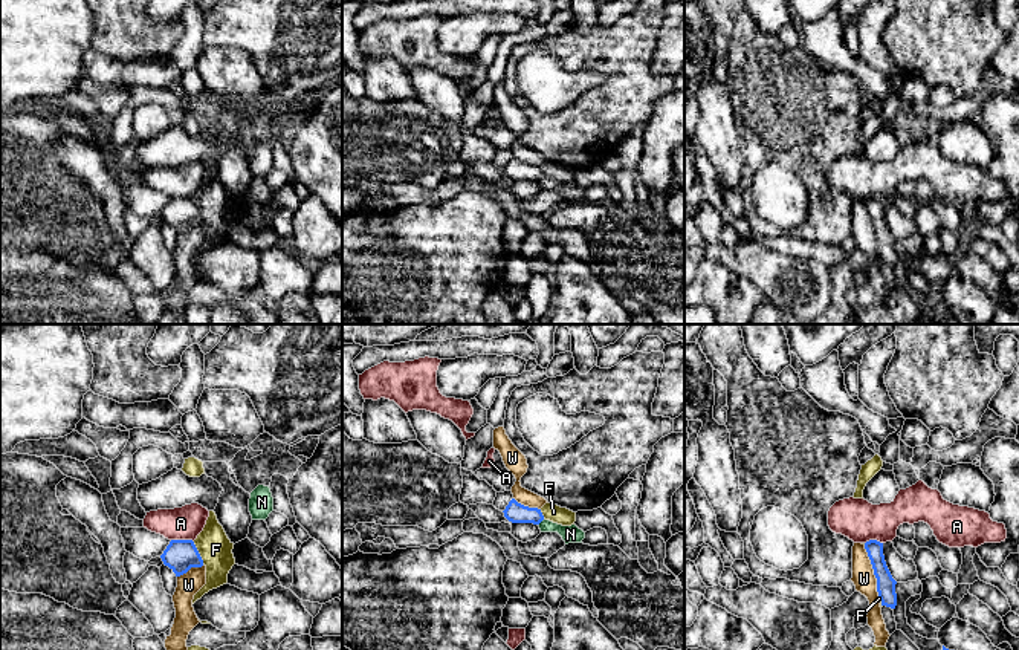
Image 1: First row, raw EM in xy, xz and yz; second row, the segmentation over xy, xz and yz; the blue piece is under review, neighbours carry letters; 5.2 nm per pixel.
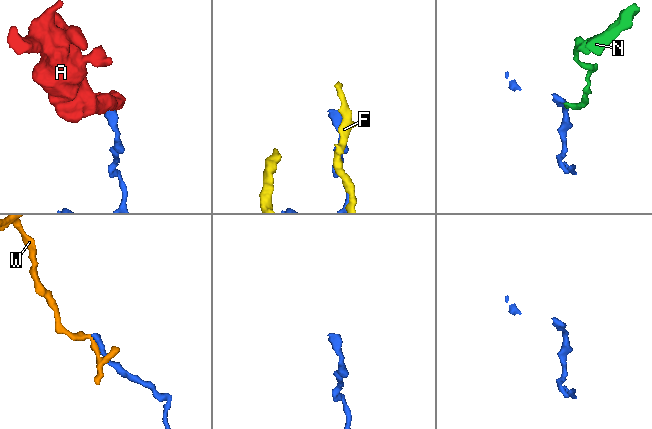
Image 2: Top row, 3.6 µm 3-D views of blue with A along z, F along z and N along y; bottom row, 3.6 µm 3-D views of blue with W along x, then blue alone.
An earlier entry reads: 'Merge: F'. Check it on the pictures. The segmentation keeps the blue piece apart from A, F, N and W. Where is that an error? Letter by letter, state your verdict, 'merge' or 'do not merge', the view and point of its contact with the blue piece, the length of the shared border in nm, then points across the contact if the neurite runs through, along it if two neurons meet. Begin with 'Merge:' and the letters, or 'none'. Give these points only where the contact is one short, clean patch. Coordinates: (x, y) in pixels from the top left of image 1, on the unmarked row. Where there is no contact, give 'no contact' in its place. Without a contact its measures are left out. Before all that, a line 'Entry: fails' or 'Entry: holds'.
Entry: fails
Merge: none
A: do not merge; contact xy (182, 198); length 120 nm; border xy (171, 196), (190, 196), (193, 199)
F: do not merge; contact xy (197, 210); length 130 nm; border xy (193, 199), (203, 220)
N: do not merge; contact xz (541, 178); length 50 nm; border xz (544, 176), (538, 182)
W: do not merge; contact yz (874, 228); length 300 nm; border yz (863, 202), (879, 254)

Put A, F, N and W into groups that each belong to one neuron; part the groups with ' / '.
A / F / N / W

